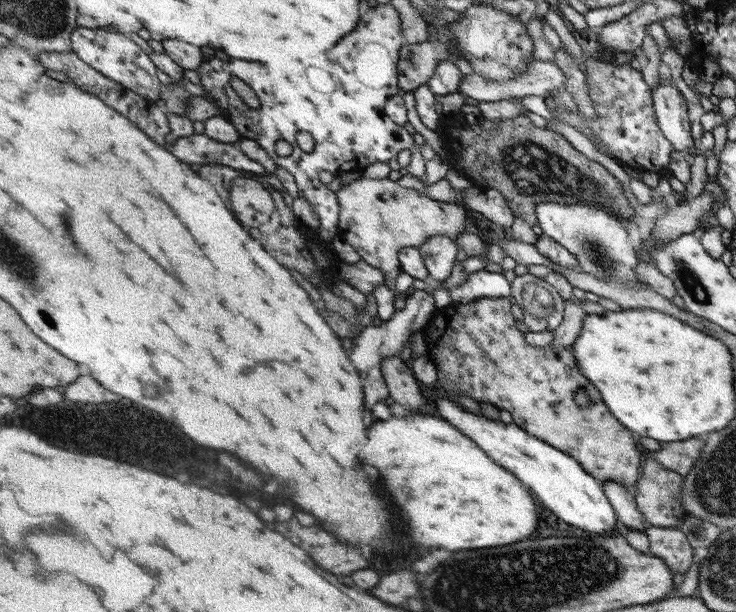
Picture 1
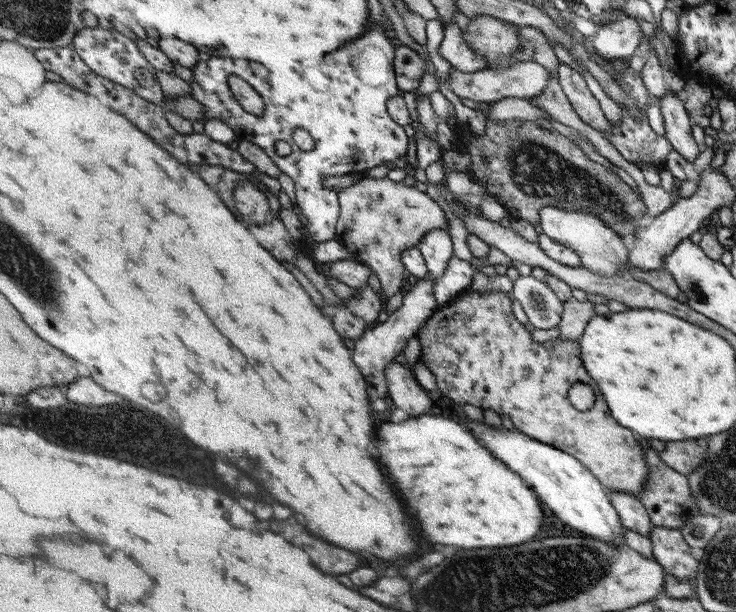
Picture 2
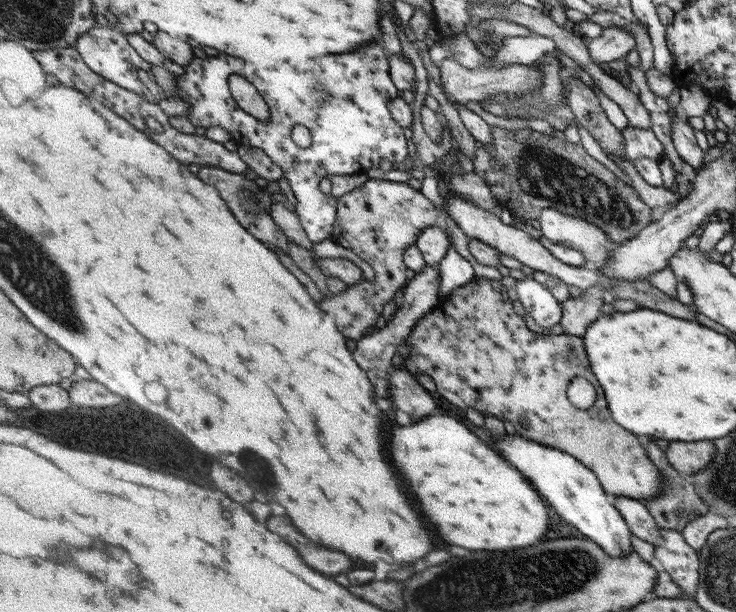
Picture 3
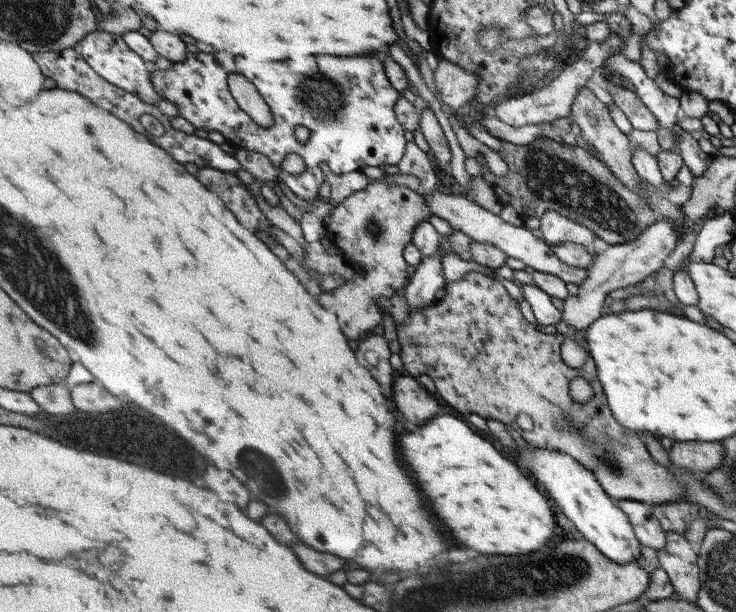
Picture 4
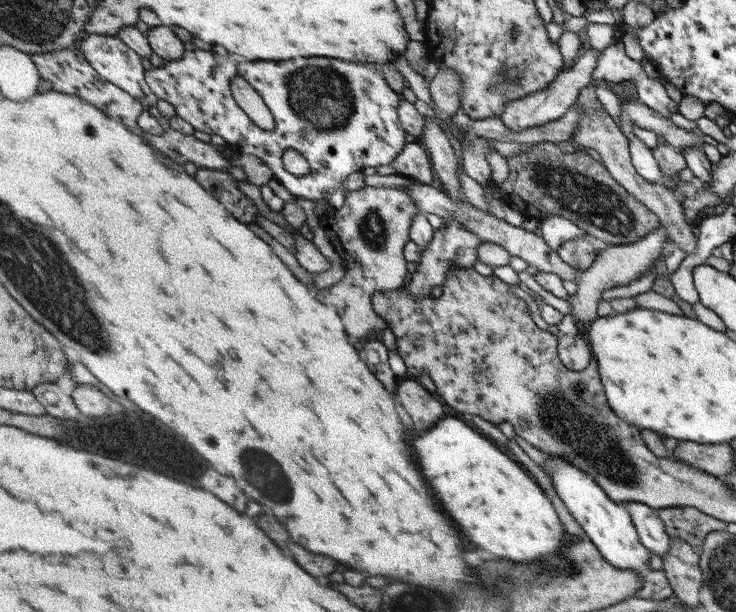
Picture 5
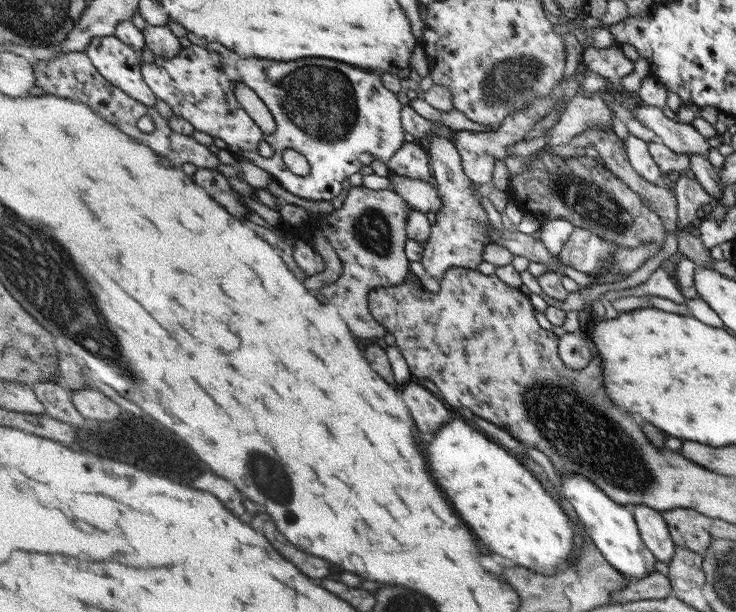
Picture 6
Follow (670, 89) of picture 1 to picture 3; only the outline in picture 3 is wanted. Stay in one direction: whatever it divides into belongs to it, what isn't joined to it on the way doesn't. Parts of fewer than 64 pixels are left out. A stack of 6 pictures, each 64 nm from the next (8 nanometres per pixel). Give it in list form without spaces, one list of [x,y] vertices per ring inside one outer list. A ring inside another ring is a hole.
[[[677,112],[677,118],[673,118],[673,126],[671,126],[671,140],[673,140],[673,148],[679,156],[679,160],[683,160],[685,164],[689,164],[691,170],[699,172],[703,166],[703,158],[705,152],[699,150],[697,140],[693,130],[687,126],[685,118],[681,112]]]

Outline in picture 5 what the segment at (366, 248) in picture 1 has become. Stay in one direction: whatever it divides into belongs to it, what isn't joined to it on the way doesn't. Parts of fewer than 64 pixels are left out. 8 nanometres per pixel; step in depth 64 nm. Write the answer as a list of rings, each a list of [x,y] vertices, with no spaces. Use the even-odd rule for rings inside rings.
[[[363,186],[361,190],[347,192],[345,204],[333,216],[323,218],[323,228],[331,238],[333,246],[339,248],[339,254],[347,262],[347,274],[351,280],[359,280],[353,286],[345,286],[345,304],[343,310],[351,308],[351,302],[359,304],[359,312],[363,316],[361,322],[345,322],[351,336],[367,338],[383,334],[389,328],[387,320],[381,318],[373,308],[373,294],[381,290],[397,290],[405,284],[409,276],[409,260],[405,256],[405,248],[411,240],[413,220],[421,210],[415,200],[403,188],[373,188]]]

